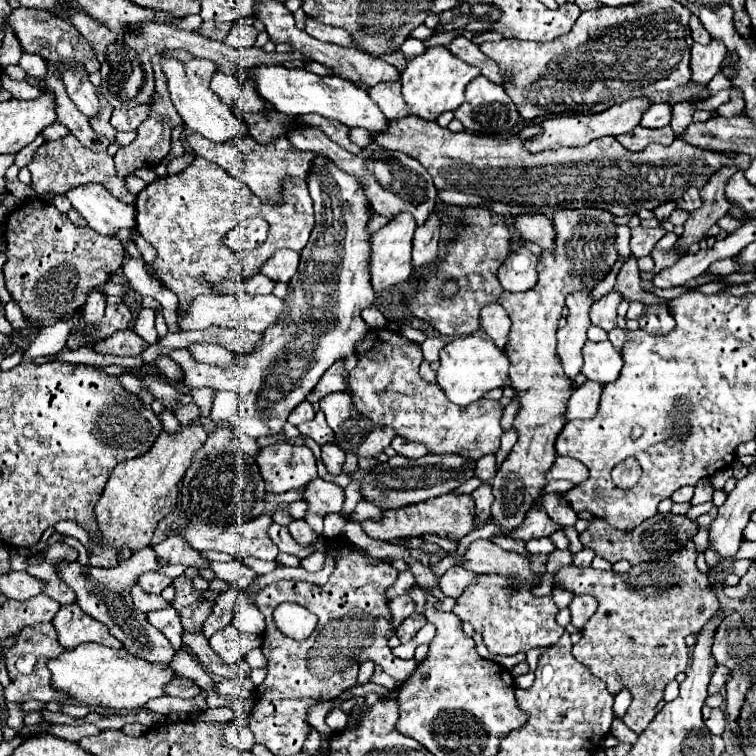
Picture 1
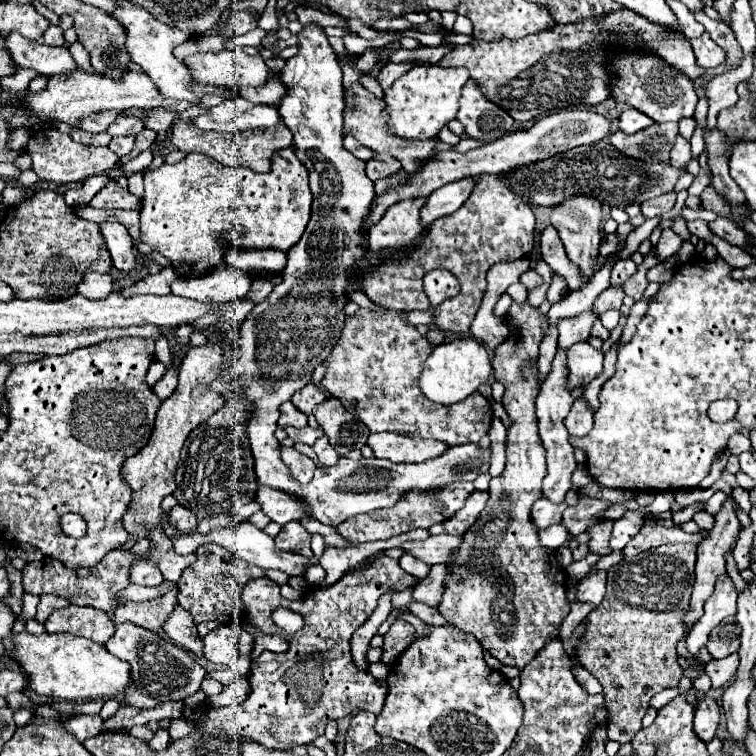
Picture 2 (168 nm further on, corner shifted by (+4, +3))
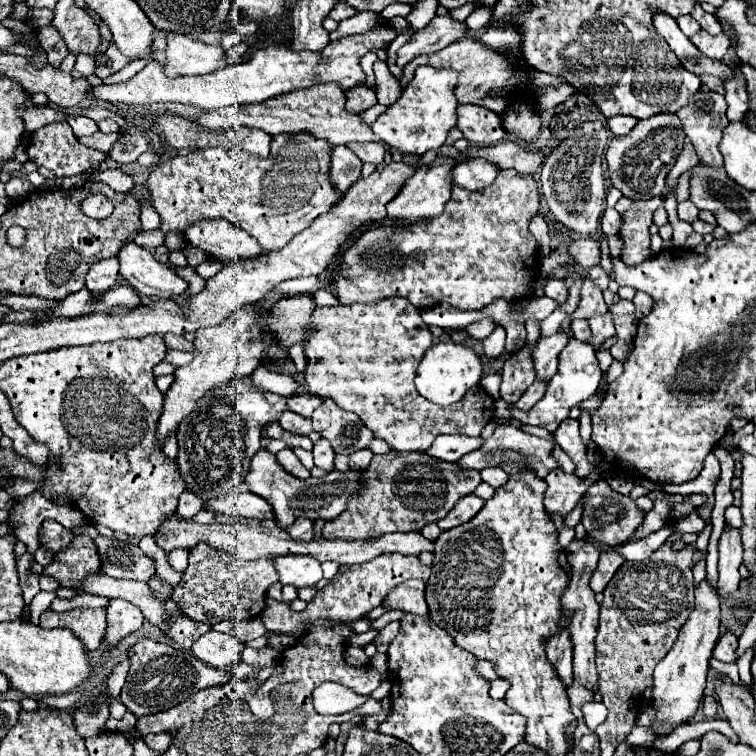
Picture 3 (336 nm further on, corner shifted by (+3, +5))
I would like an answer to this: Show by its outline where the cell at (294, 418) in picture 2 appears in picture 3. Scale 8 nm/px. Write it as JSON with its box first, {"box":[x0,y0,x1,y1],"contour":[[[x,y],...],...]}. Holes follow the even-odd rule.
{"box":[279,410,313,434],"contour":[[[285,410],[285,412],[281,414],[279,424],[281,424],[285,430],[293,432],[293,434],[309,434],[309,432],[313,430],[309,418],[301,418],[301,416],[297,416],[295,412],[291,412],[291,410]]]}

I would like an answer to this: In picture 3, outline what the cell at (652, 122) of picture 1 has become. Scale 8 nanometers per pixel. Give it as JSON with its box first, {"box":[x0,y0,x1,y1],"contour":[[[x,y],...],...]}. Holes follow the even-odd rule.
{"box":[609,116,637,136],"contour":[[[613,116],[613,118],[609,118],[609,128],[615,136],[629,134],[635,124],[637,124],[637,118],[633,118],[633,116]]]}

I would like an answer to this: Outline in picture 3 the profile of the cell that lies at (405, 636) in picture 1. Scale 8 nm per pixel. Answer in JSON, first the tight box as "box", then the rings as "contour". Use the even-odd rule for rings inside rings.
{"box":[373,622,401,654],"contour":[[[391,622],[391,624],[387,624],[383,630],[379,630],[379,634],[377,634],[377,638],[373,640],[373,644],[377,646],[379,652],[386,654],[390,643],[399,632],[401,632],[401,624],[399,624],[399,622]]]}

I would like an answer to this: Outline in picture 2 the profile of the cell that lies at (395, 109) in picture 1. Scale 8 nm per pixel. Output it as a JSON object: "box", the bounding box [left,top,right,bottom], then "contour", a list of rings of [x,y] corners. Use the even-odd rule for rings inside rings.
{"box":[378,62,414,90],"contour":[[[390,62],[390,64],[386,64],[386,66],[382,68],[380,76],[378,76],[380,86],[382,86],[384,90],[388,90],[404,72],[408,72],[408,68],[414,68],[414,64],[412,64],[412,62],[398,62],[398,64]]]}

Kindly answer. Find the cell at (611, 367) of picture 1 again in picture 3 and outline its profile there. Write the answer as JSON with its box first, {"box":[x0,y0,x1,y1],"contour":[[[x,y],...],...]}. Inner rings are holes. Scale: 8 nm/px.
{"box":[509,338,601,432],"contour":[[[573,338],[573,342],[569,342],[569,346],[565,346],[565,350],[561,352],[561,360],[559,360],[559,370],[557,374],[549,380],[549,390],[545,392],[545,398],[541,398],[541,402],[537,402],[529,412],[521,412],[515,408],[515,404],[509,404],[509,410],[513,414],[515,420],[523,422],[523,424],[533,424],[533,426],[543,426],[549,432],[555,432],[559,422],[563,422],[565,418],[569,418],[569,410],[577,404],[581,404],[583,400],[591,398],[597,392],[599,380],[601,380],[601,368],[595,356],[595,348],[591,344],[585,344],[577,338]]]}

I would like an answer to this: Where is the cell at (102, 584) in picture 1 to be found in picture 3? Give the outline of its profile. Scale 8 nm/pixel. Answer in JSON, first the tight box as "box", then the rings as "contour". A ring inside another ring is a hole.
{"box":[119,638,231,716],"contour":[[[151,638],[137,640],[127,652],[127,658],[131,666],[119,700],[135,716],[147,716],[157,714],[161,710],[169,710],[203,688],[225,684],[231,680],[231,674],[227,670],[217,670],[207,664],[201,664],[191,650],[181,650],[179,646],[155,642]]]}

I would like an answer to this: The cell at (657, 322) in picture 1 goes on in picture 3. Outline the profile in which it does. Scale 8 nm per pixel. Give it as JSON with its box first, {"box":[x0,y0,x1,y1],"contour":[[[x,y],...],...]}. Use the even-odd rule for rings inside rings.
{"box":[621,196,663,266],"contour":[[[655,196],[649,200],[635,200],[627,212],[623,212],[623,228],[621,228],[621,238],[625,240],[625,252],[623,252],[623,262],[627,266],[637,266],[653,256],[657,256],[655,250],[651,250],[651,240],[649,240],[649,226],[651,226],[651,216],[653,212],[661,206],[663,198]]]}

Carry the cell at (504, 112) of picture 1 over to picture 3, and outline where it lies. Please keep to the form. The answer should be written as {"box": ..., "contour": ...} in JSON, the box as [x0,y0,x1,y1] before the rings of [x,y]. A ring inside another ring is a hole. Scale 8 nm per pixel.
{"box":[457,104,507,146],"contour":[[[459,104],[457,114],[459,114],[457,126],[463,132],[463,138],[467,138],[473,144],[489,146],[507,136],[503,118],[493,110],[475,104]]]}

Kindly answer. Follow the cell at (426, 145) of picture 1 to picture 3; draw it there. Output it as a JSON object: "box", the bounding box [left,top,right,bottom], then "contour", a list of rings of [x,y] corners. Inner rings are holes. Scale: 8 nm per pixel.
{"box":[201,82,379,146],"contour":[[[329,82],[323,86],[313,86],[313,90],[295,90],[295,92],[277,96],[263,104],[213,110],[205,114],[205,118],[201,118],[201,126],[211,128],[211,130],[231,128],[231,126],[251,126],[251,128],[259,128],[273,136],[307,132],[315,138],[327,140],[331,146],[339,146],[339,144],[347,146],[351,142],[379,142],[371,126],[361,118],[361,114],[349,112],[345,108],[345,102],[347,102],[345,92],[335,82]]]}

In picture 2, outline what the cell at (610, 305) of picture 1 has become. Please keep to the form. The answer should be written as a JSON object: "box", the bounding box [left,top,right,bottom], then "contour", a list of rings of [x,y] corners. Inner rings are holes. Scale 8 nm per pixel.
{"box":[558,310,596,350],"contour":[[[588,310],[576,318],[568,318],[568,320],[560,320],[558,330],[560,330],[560,338],[558,338],[558,346],[568,350],[572,344],[576,342],[584,342],[590,338],[590,328],[594,324],[596,316]]]}

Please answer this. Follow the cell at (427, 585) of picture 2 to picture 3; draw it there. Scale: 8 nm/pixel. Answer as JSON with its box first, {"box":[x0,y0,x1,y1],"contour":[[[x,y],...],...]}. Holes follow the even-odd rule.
{"box":[385,580,429,616],"contour":[[[423,580],[403,582],[401,586],[397,586],[393,590],[393,594],[389,594],[385,604],[389,608],[397,608],[397,610],[405,610],[405,612],[411,612],[411,614],[427,616],[429,608],[427,608],[427,602],[425,602],[425,582]]]}

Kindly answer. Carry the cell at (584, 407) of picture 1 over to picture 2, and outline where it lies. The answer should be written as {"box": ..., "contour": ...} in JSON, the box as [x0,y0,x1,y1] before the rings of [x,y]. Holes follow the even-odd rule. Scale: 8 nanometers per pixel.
{"box":[564,398,592,436],"contour":[[[578,398],[564,418],[564,426],[568,428],[570,436],[584,436],[592,430],[592,410],[586,406],[582,398]]]}

